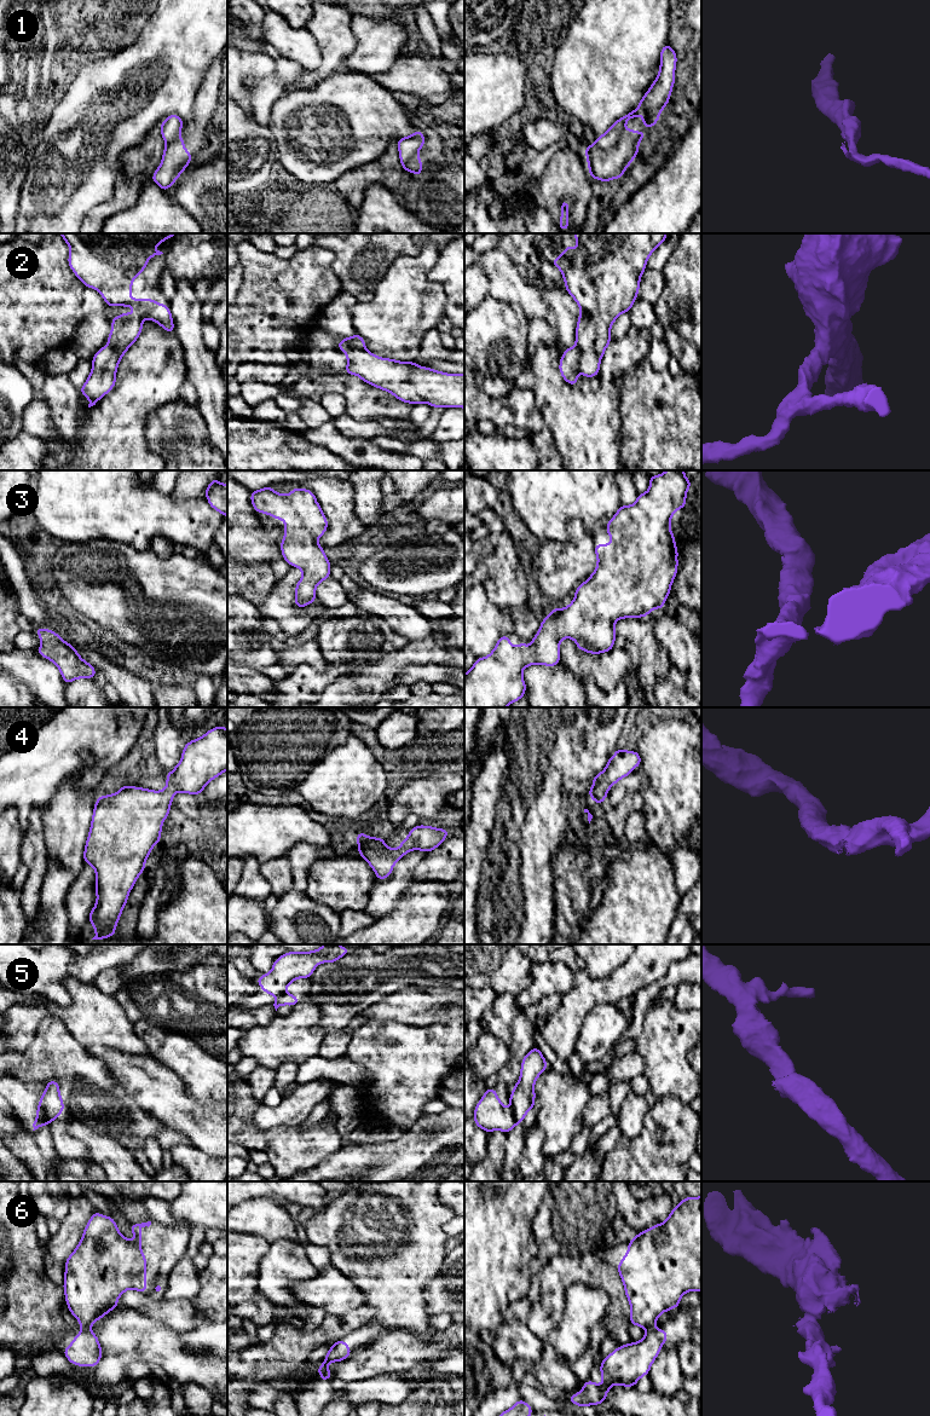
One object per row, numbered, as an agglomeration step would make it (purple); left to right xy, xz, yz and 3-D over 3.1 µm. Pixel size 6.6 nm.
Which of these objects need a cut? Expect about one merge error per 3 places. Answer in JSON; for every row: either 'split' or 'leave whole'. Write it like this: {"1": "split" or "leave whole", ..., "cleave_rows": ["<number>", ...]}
{"1": "split", "2": "leave whole", "3": "leave whole", "4": "leave whole", "5": "split", "6": "split", "cleave_rows": ["1", "5", "6"]}

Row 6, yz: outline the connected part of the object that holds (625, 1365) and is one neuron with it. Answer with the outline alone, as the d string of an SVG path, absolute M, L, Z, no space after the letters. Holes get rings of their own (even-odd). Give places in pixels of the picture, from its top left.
M647 1329L646 1335L639 1342L622 1345L610 1353L600 1365L603 1382L596 1385L591 1380L583 1383L583 1389L572 1394L568 1401L580 1408L597 1405L606 1401L606 1395L613 1385L634 1387L649 1369L658 1357L668 1333L664 1329Z

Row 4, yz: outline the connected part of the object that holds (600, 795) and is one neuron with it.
M619 750L610 757L605 769L593 776L594 785L590 787L588 797L600 805L606 799L608 790L620 779L632 774L631 768L641 765L640 753L636 751Z

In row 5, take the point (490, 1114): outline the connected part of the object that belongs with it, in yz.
M486 1088L485 1094L481 1097L474 1109L474 1123L487 1133L499 1129L507 1134L516 1126L516 1120L514 1117L512 1108L507 1109L501 1103L496 1093L496 1088Z

